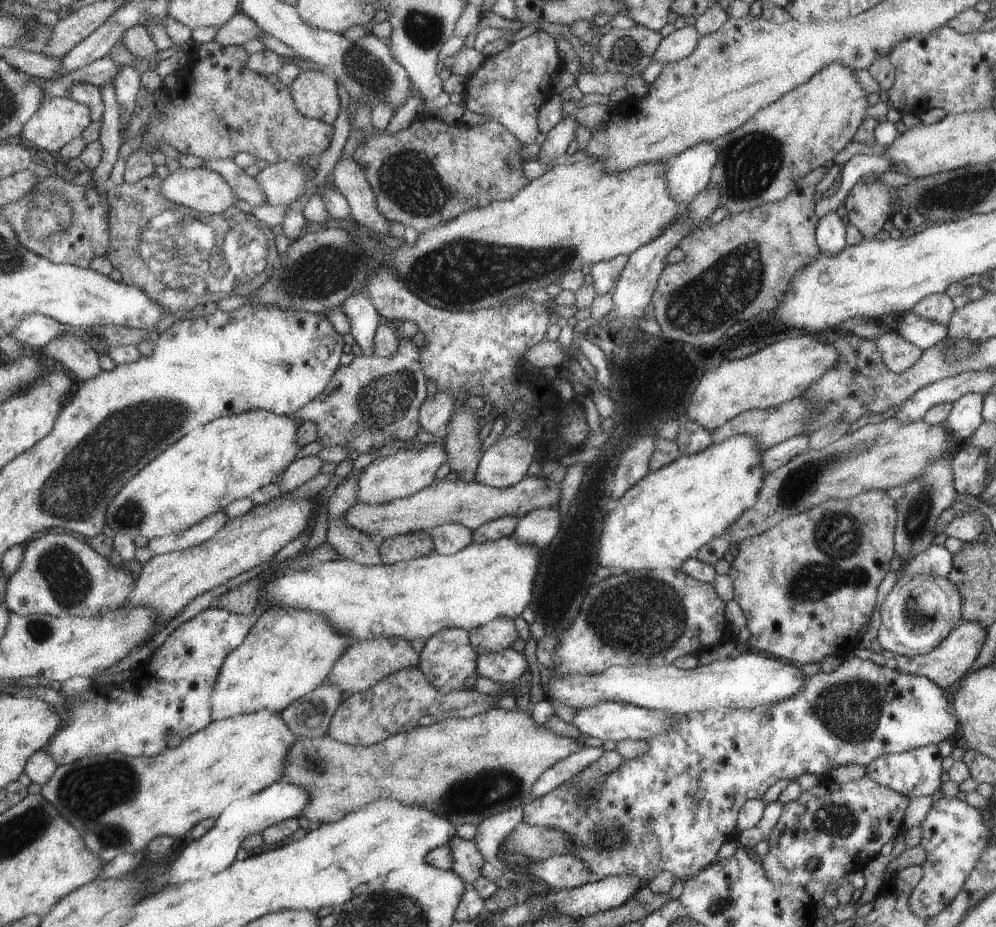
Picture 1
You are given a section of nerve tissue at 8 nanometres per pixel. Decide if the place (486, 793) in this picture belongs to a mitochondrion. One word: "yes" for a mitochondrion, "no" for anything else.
yes

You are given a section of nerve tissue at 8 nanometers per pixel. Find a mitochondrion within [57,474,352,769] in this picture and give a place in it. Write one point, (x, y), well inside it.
(131, 514)

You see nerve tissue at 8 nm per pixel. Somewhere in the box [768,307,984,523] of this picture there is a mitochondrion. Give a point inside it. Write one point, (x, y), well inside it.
(800, 484)

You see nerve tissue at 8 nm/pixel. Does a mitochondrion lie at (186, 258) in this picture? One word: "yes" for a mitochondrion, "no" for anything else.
yes

